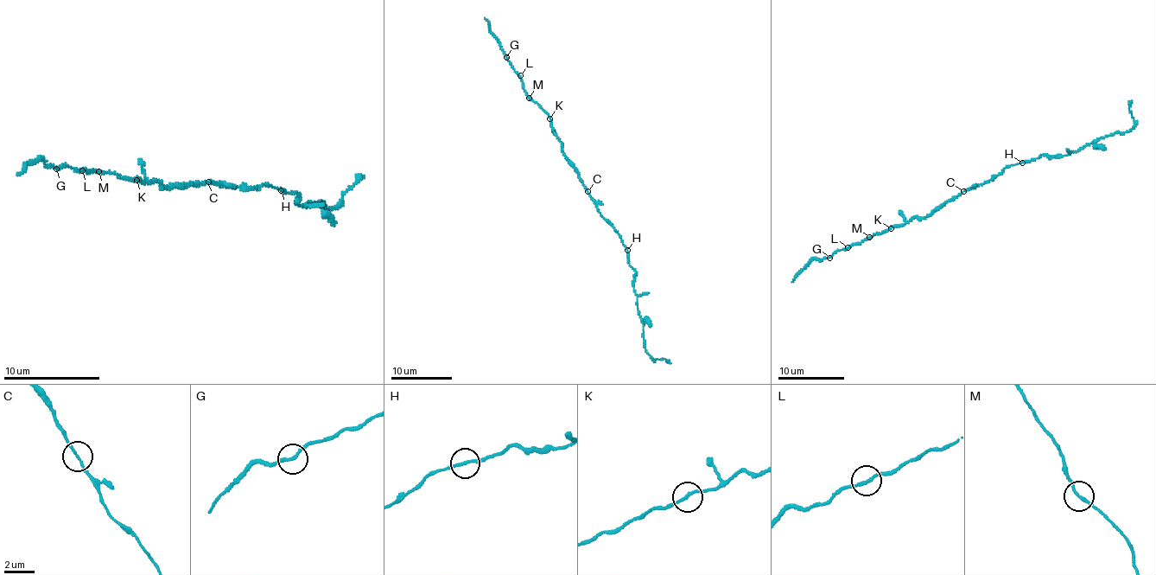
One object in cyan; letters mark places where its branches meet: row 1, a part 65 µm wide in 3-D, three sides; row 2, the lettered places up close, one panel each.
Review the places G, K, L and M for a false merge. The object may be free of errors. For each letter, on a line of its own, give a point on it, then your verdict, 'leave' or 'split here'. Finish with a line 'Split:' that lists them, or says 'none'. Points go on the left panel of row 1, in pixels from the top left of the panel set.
G: (56, 169) | leave
K: (136, 180) | split here
L: (82, 170) | leave
M: (98, 171) | leave
Split: K

